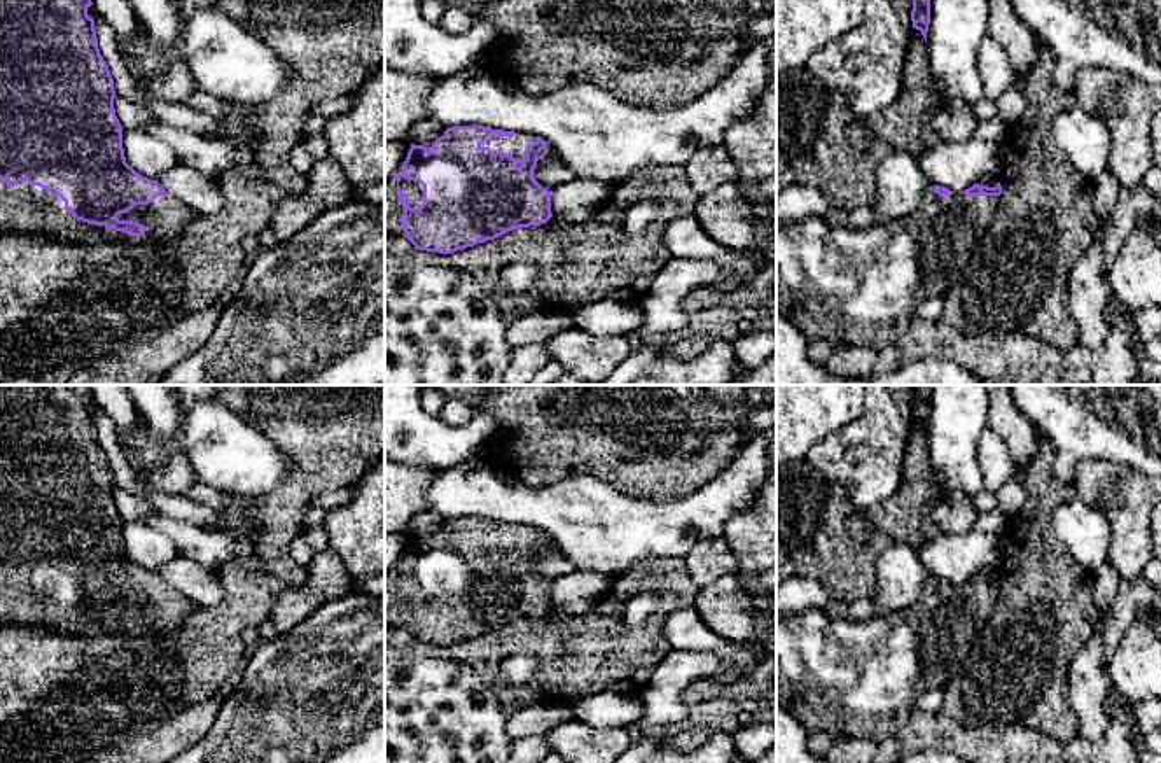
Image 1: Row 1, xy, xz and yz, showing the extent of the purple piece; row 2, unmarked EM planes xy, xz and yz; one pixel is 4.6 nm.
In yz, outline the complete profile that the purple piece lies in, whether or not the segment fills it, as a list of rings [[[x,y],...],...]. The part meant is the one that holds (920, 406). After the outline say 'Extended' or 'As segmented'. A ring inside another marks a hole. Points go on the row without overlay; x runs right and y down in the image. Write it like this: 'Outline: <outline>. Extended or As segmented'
Outline: [[[913,385],[911,413],[913,420],[920,422],[927,434],[930,416],[930,385]]]. As segmented

